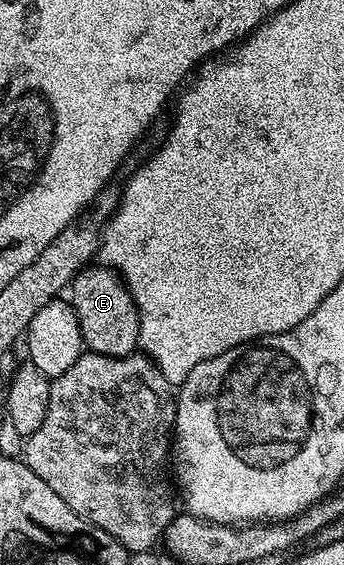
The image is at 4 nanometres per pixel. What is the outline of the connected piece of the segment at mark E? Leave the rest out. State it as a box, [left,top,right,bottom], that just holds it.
[71,265,141,357]

